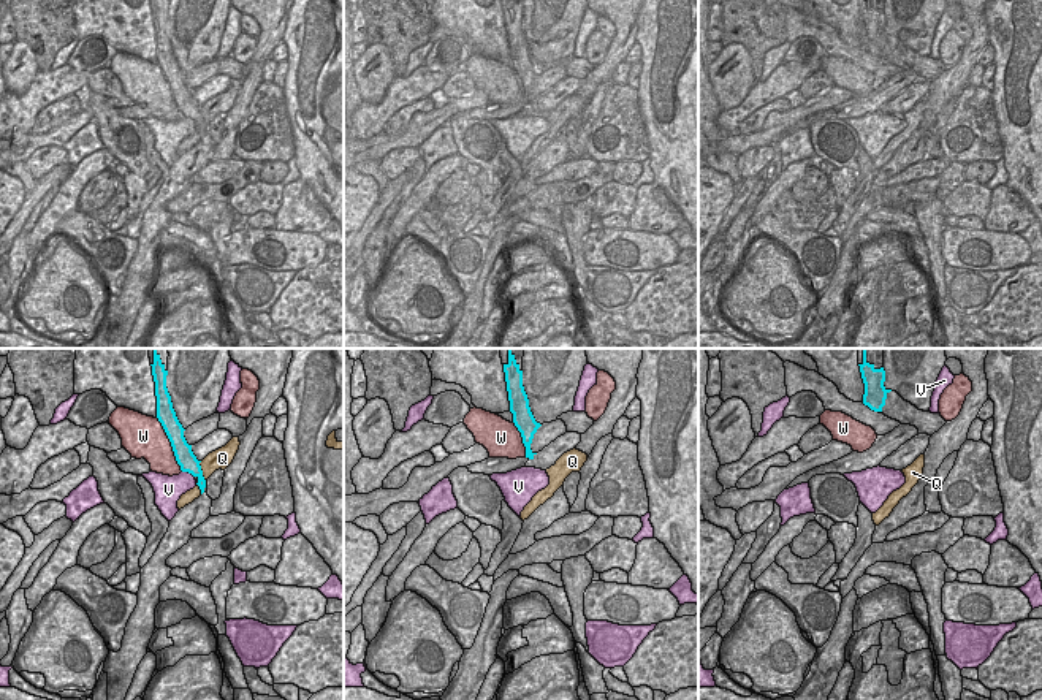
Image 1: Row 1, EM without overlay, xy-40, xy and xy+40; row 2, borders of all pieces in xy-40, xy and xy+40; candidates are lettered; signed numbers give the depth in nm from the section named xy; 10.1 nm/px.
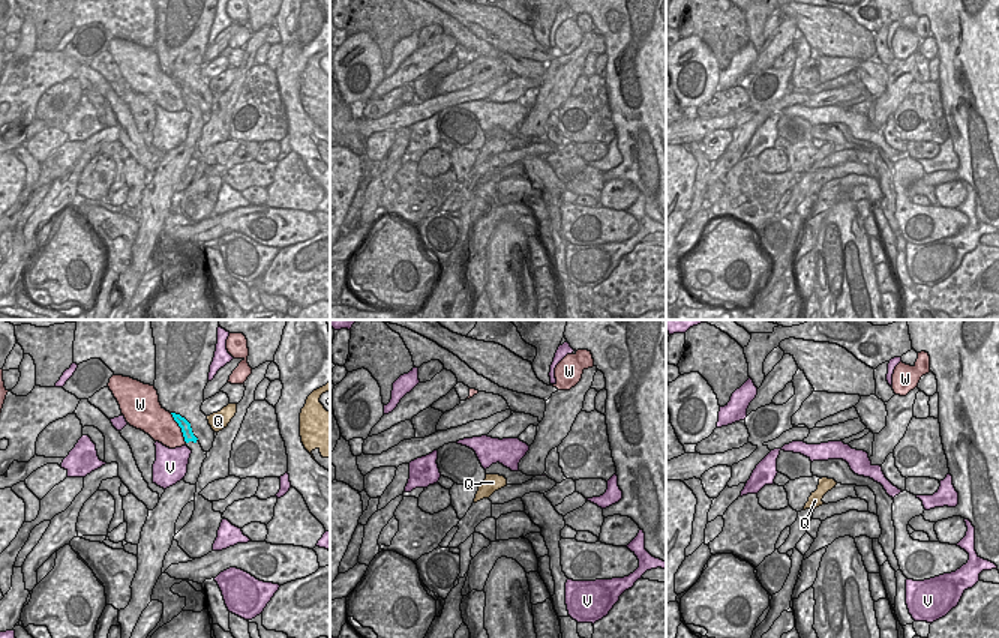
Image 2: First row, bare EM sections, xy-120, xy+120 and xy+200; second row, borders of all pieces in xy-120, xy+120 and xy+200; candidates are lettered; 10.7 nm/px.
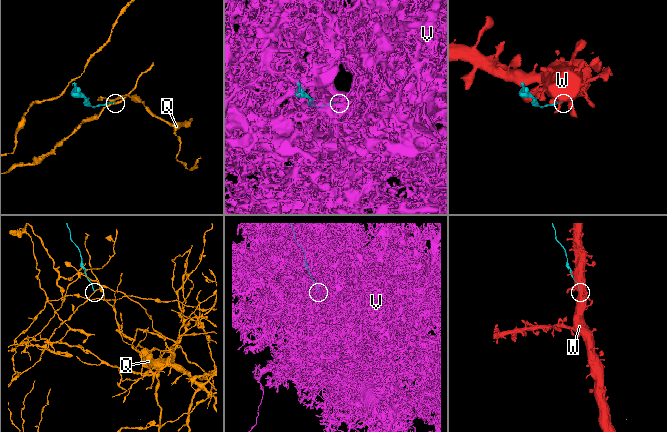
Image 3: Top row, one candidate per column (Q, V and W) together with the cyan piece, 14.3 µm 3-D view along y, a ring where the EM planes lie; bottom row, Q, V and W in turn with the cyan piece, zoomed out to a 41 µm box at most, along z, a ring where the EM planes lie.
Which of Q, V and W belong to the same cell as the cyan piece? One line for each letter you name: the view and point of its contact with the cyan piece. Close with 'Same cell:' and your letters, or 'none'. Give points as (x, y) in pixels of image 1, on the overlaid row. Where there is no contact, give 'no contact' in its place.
Same cell: none

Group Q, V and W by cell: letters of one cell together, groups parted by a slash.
Q / V / W

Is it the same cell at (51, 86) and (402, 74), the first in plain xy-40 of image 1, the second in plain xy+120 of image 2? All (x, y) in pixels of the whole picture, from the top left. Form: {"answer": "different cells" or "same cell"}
{"answer": "same cell"}

